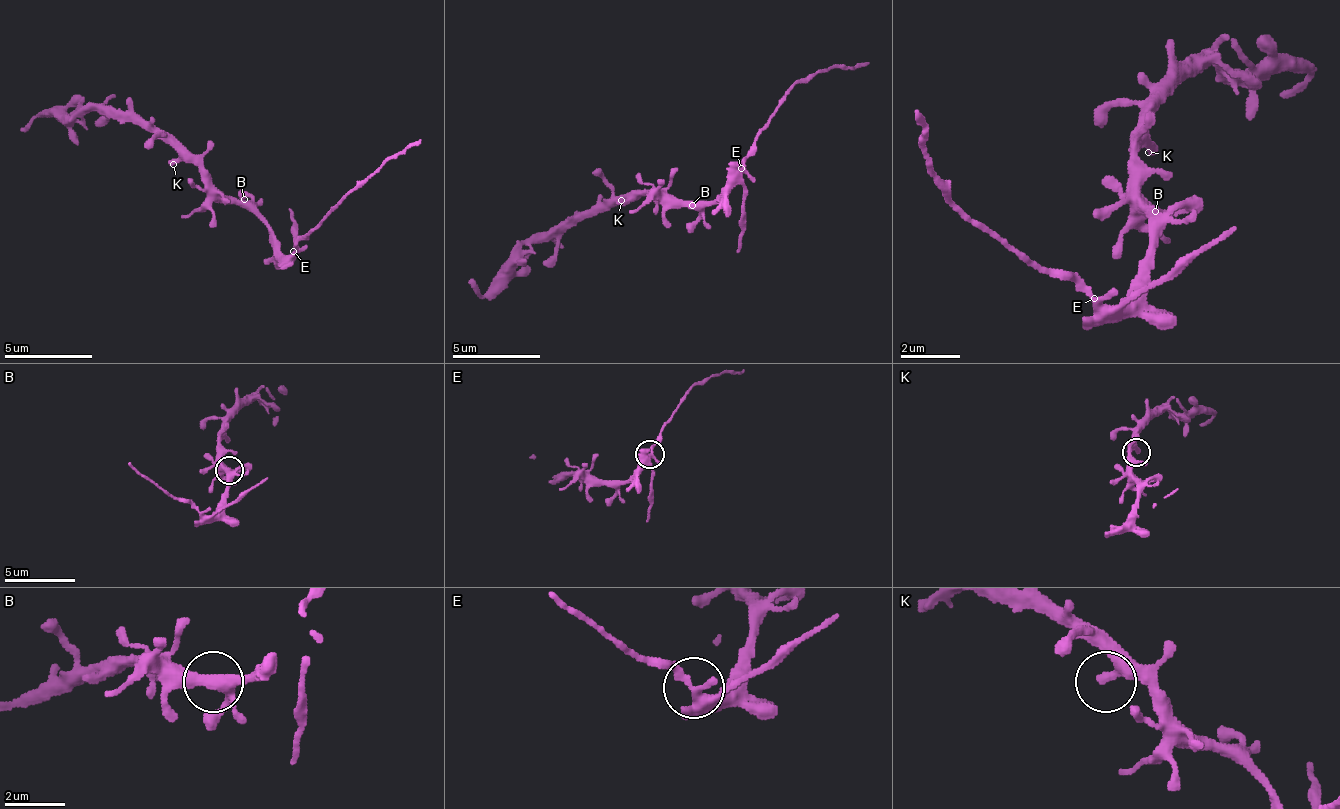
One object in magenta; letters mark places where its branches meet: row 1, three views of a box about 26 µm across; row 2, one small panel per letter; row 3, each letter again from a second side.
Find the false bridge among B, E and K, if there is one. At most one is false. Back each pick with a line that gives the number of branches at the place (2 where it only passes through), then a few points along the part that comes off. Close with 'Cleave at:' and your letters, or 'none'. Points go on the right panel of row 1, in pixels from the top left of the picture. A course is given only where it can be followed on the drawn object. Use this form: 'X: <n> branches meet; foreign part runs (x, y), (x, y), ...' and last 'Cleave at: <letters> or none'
E: 4 branches meet; foreign part runs (1096, 300), (1029, 263), (948, 196), (918, 107)
Cleave at: E

